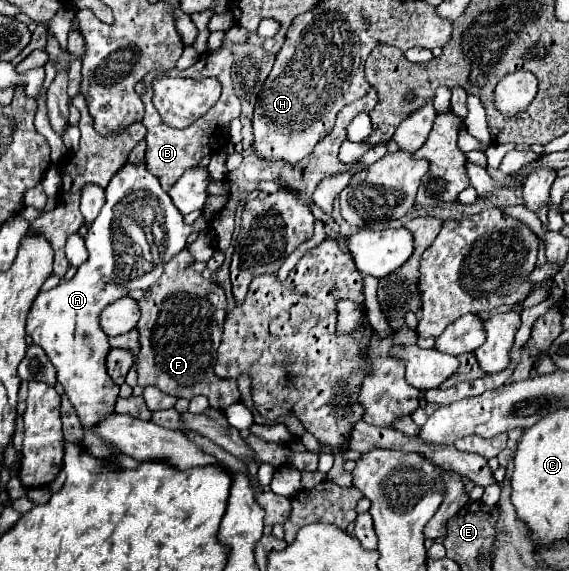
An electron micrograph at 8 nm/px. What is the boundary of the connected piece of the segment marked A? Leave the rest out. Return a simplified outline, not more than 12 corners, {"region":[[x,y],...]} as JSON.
{"region":[[145,164],[111,178],[91,258],[39,292],[27,336],[47,352],[85,432],[115,414],[99,312],[145,290],[191,226]]}

